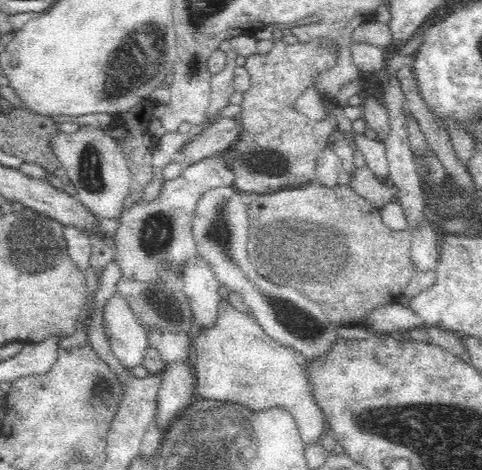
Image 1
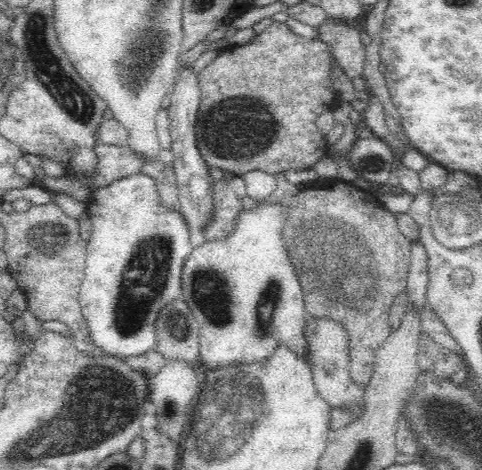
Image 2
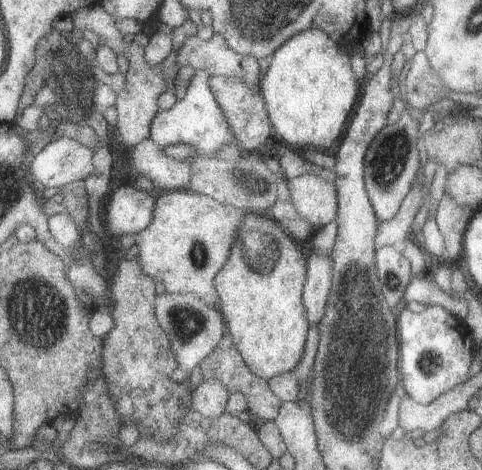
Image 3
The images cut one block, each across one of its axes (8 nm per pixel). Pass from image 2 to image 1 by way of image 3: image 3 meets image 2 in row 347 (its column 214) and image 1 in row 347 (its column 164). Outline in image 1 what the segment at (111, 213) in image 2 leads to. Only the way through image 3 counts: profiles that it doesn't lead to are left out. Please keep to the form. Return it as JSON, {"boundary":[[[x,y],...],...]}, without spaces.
{"boundary":[[[114,292],[110,300],[106,300],[104,330],[116,360],[126,370],[126,376],[132,374],[132,368],[142,364],[146,350],[150,348],[146,336],[148,328],[130,314],[130,304],[118,292]]]}

